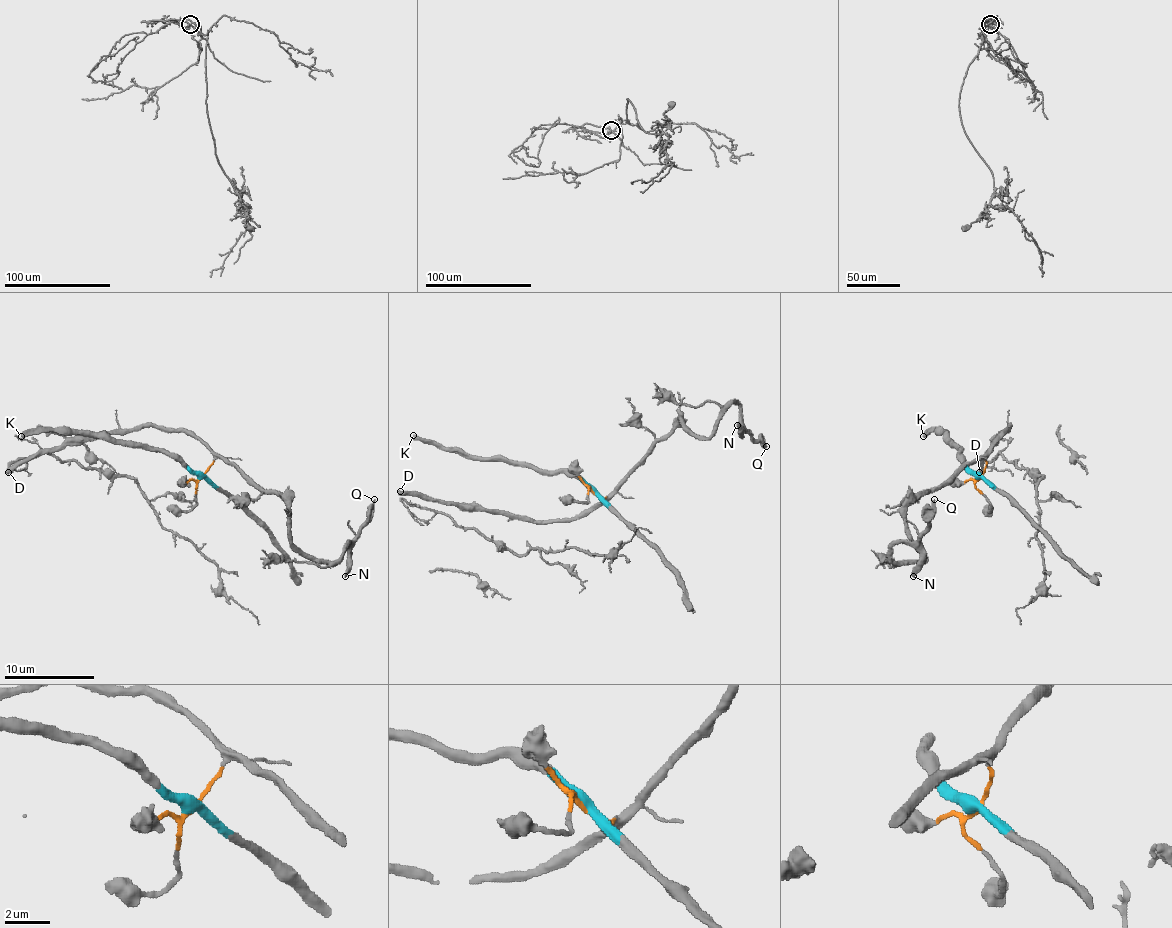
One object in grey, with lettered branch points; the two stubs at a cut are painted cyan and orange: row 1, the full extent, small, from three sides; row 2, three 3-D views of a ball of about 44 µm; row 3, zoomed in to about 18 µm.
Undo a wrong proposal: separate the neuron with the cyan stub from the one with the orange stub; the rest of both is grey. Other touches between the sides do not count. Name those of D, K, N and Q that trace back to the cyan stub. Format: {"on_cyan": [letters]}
{"on_cyan": ["K"]}

